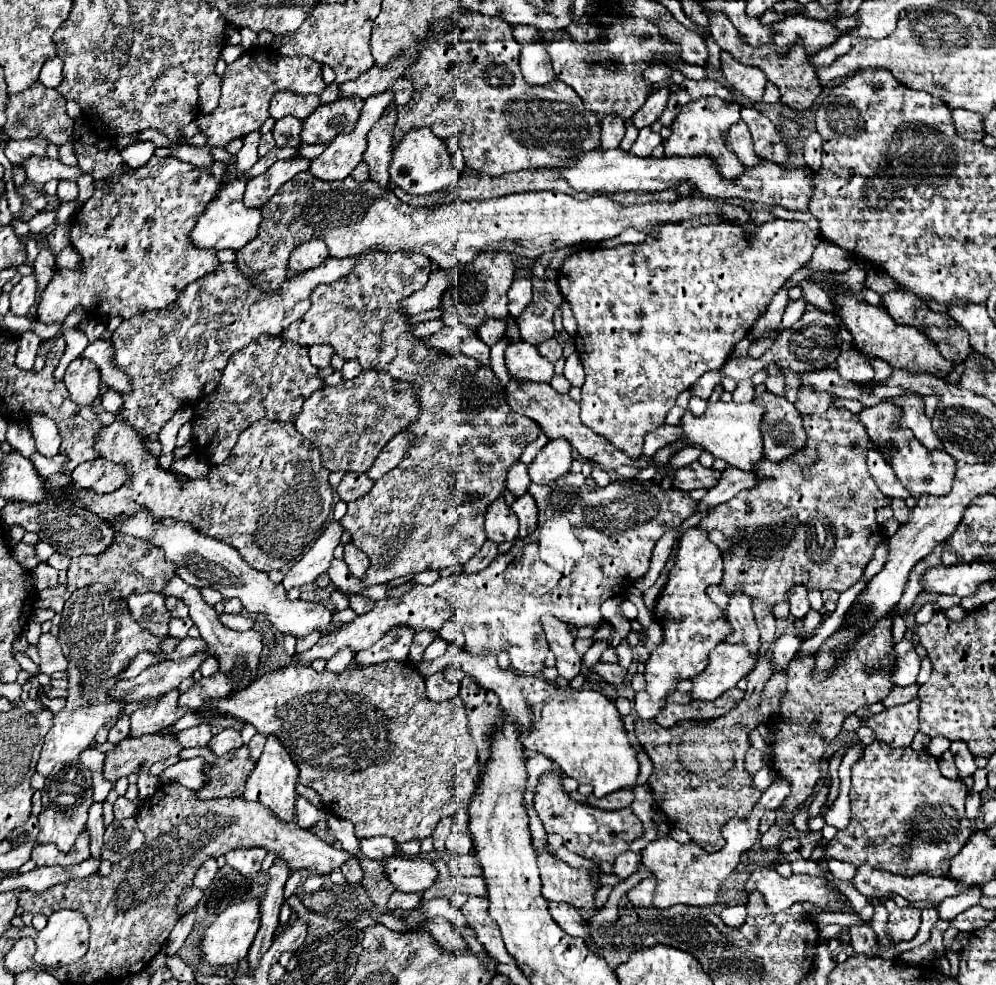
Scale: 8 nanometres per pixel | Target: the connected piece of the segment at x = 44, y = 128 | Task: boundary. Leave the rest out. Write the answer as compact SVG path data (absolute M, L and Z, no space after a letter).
M30 88L26 92L8 96L6 116L8 116L8 122L4 126L4 132L8 134L8 138L14 138L14 140L42 136L46 142L62 146L68 140L72 140L72 134L74 134L74 120L66 114L66 98L52 88Z

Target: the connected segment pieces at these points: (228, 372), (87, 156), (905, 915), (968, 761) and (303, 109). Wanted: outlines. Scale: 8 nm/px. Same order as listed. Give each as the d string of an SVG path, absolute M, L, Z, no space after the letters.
M258 336L258 340L250 342L246 348L242 348L228 360L216 392L204 396L194 404L192 442L204 454L208 466L224 464L224 460L230 456L238 436L246 426L250 426L260 418L268 418L276 422L294 422L296 414L302 410L302 404L322 386L326 386L324 378L320 378L318 368L310 362L306 346L282 340L280 336Z
M74 140L78 166L82 172L90 174L94 180L108 180L118 178L126 170L124 160L120 158L116 148L110 148L106 152L98 152L96 146L84 146L82 140Z
M888 898L884 906L888 908L888 936L892 942L912 940L920 928L920 908L900 908L892 898Z
M956 740L950 744L950 752L954 754L954 762L956 762L956 768L958 768L958 776L964 780L964 778L970 778L976 770L976 764L974 764L974 756L970 754L970 750L966 748L966 744L962 740Z
M276 92L274 100L270 102L269 114L275 120L288 115L304 120L318 108L318 104L318 96L312 94L298 96L296 92Z

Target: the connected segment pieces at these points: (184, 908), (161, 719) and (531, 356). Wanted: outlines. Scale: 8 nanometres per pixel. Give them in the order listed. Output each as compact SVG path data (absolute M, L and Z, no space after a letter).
M196 886L186 888L186 892L180 896L180 902L176 906L176 910L180 912L180 916L184 916L186 912L190 912L200 898L202 898L202 890L200 888L196 888Z
M178 690L168 692L158 700L156 706L146 706L136 710L130 716L130 734L128 736L144 736L144 734L158 734L178 718L186 714L184 708L176 708Z
M516 342L506 348L506 366L510 376L520 384L526 382L544 384L554 376L552 362L542 358L536 346L526 342Z

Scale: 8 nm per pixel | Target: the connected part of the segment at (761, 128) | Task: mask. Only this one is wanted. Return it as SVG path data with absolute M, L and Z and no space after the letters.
M742 108L742 120L748 124L752 138L754 138L754 148L760 158L766 158L776 164L786 164L786 158L790 154L790 148L786 146L784 138L778 134L776 126L756 112L754 108Z

